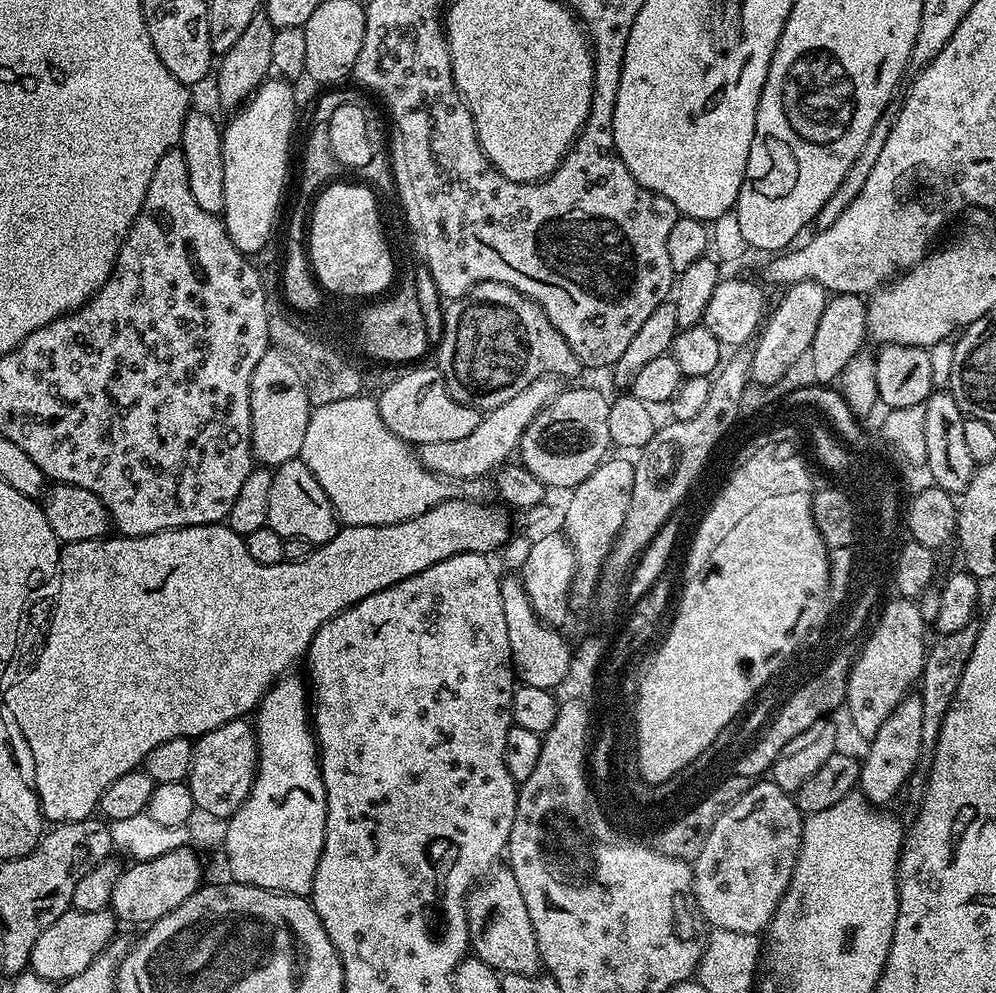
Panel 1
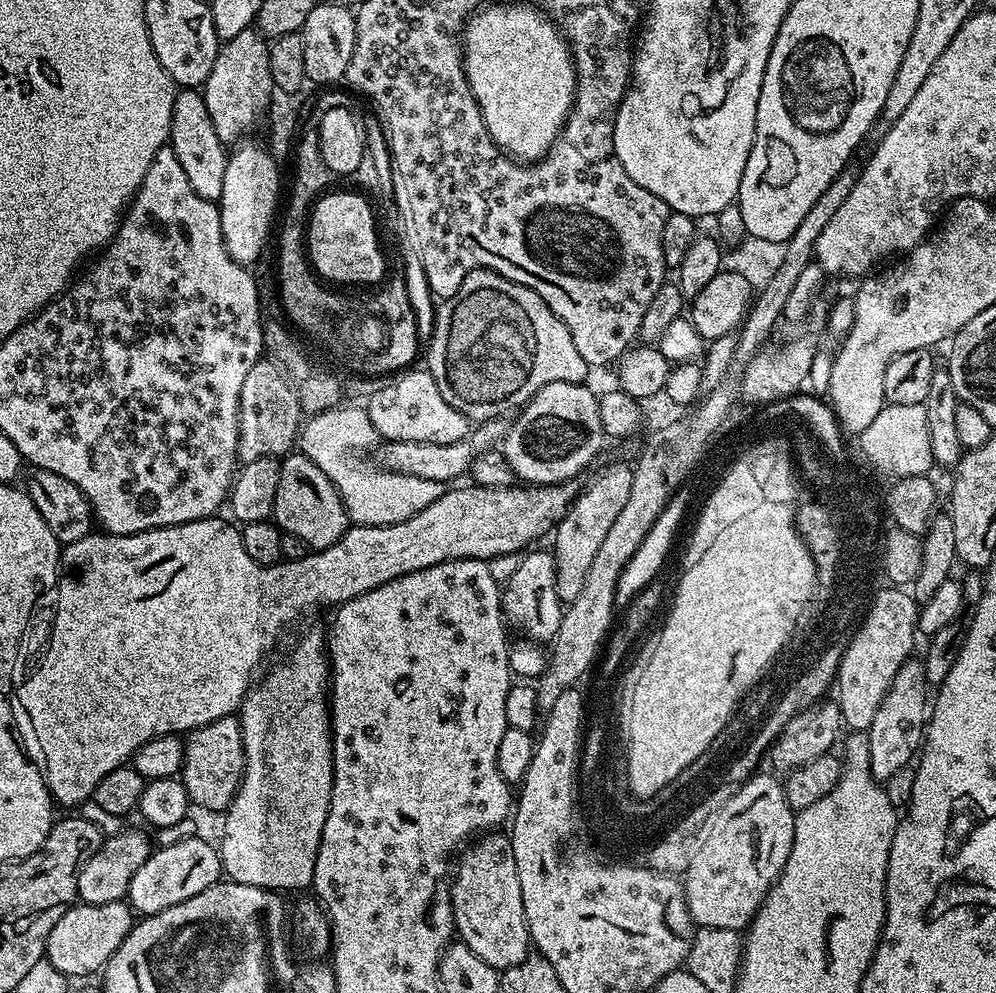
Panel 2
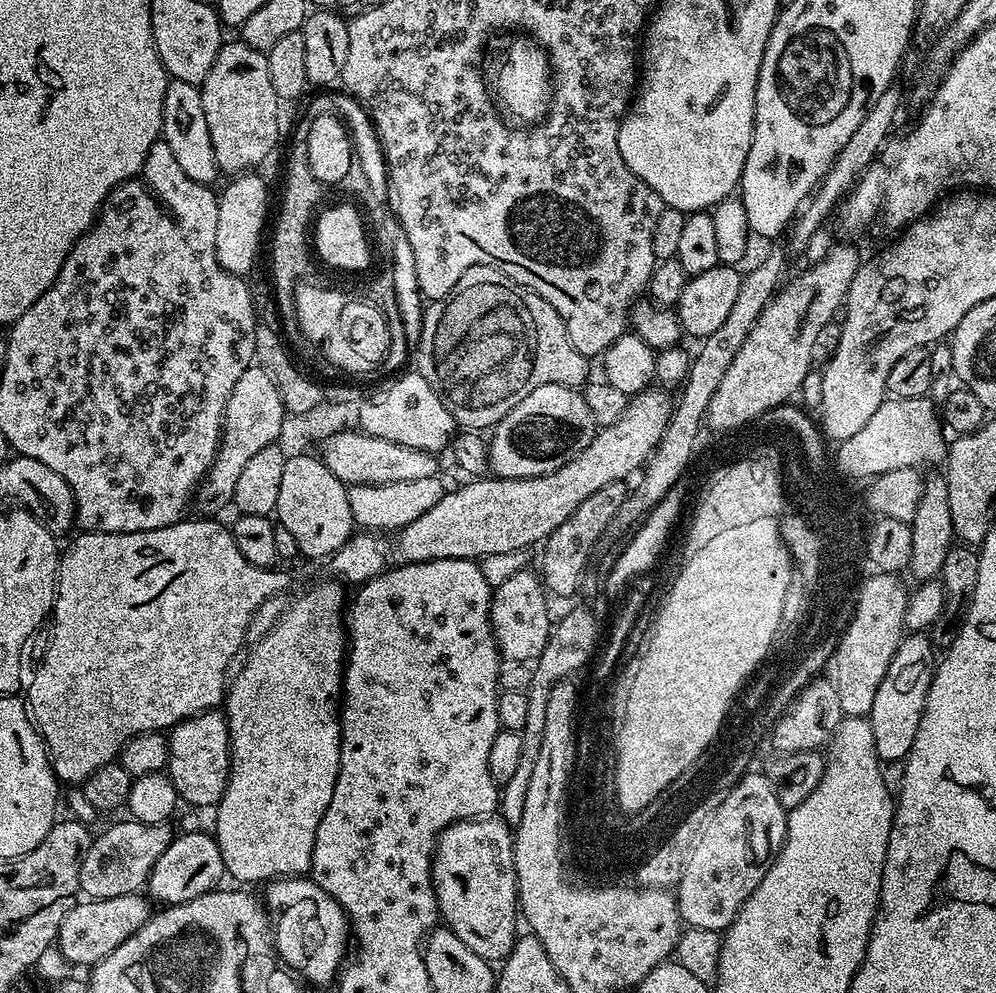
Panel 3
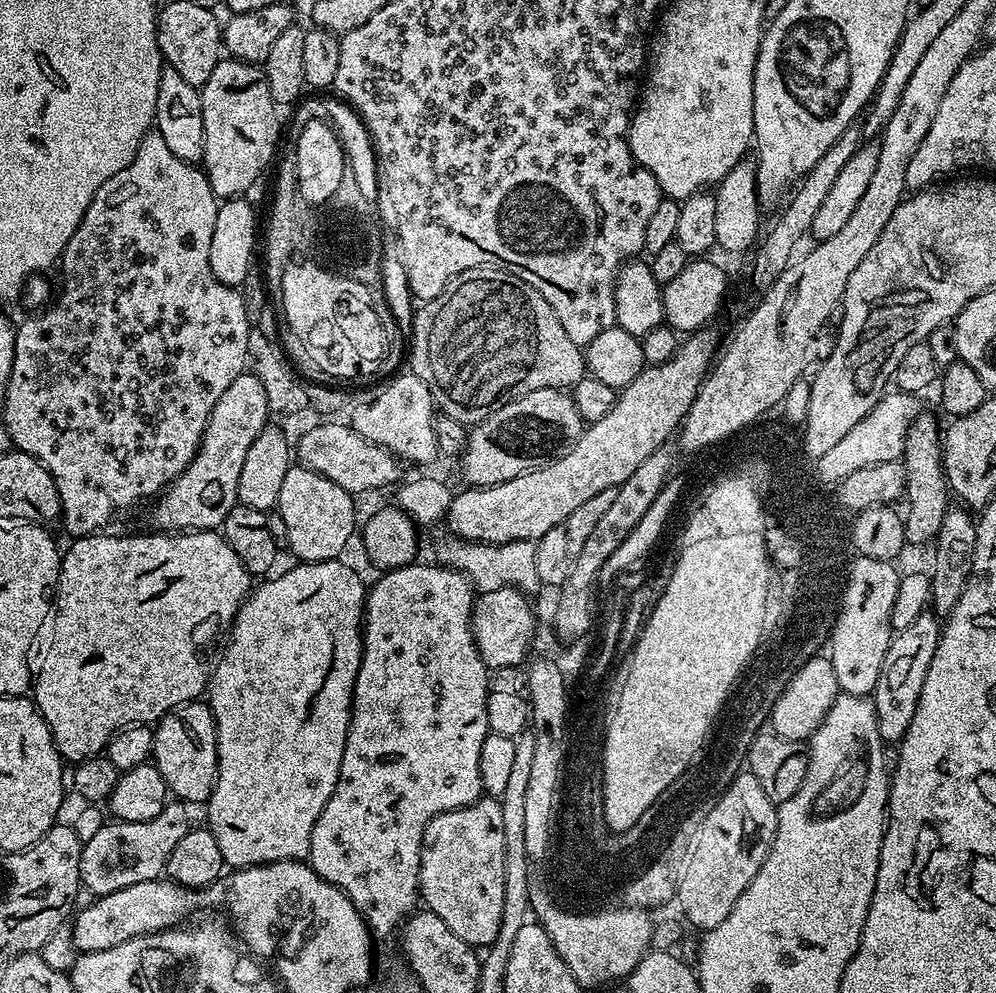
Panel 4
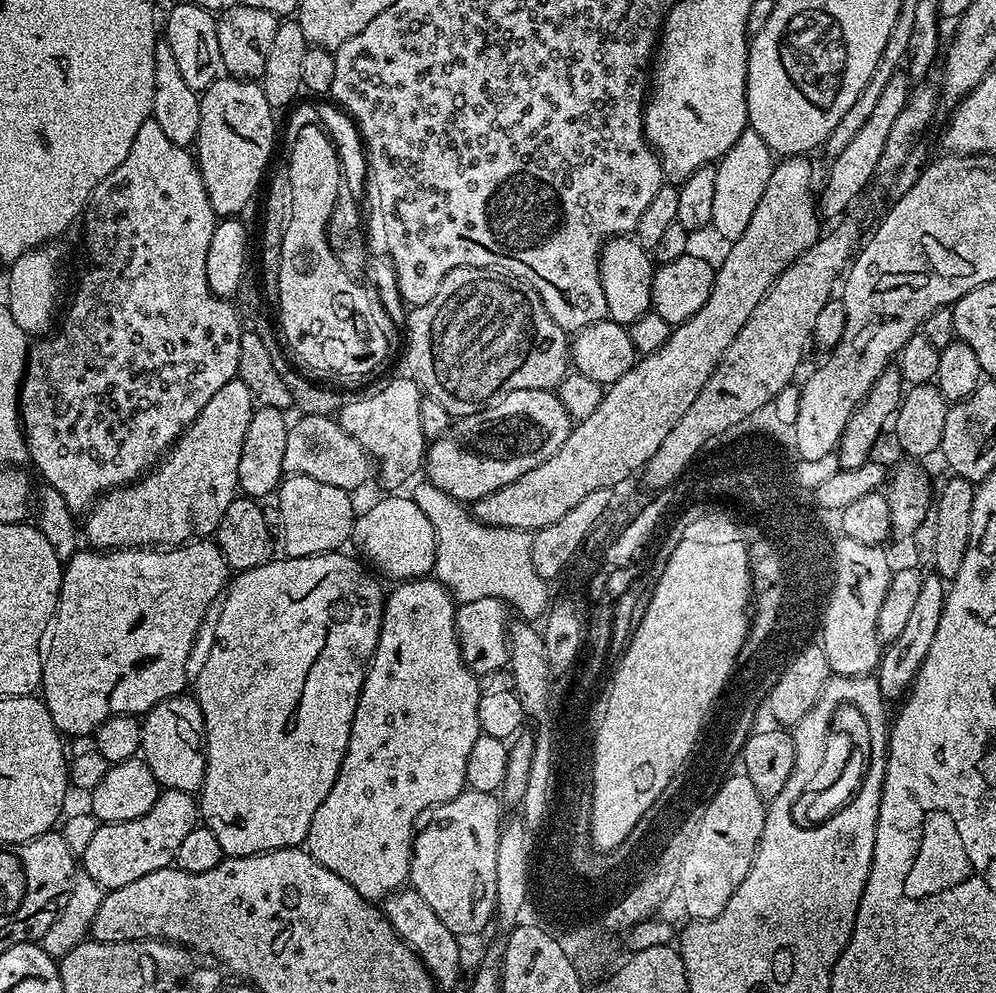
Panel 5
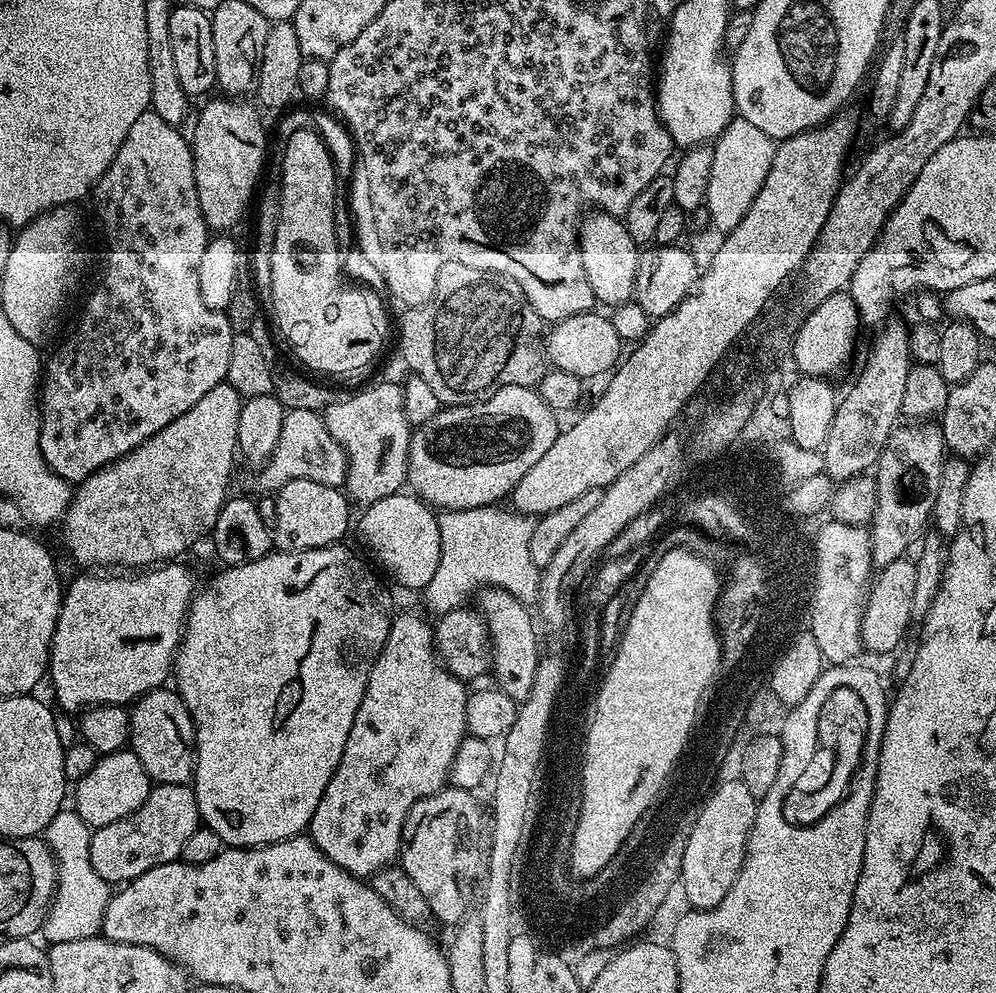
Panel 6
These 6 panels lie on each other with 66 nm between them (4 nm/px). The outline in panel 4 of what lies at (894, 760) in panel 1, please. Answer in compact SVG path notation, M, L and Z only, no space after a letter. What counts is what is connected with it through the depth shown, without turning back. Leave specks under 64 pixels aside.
M926 610L918 614L918 618L914 618L914 622L906 626L906 630L893 635L890 646L886 650L886 658L880 667L876 689L870 693L872 705L876 707L878 734L885 745L899 745L910 726L910 718L922 694L922 682L926 682L926 670L930 670L934 650L938 650L941 627L942 620L932 610Z

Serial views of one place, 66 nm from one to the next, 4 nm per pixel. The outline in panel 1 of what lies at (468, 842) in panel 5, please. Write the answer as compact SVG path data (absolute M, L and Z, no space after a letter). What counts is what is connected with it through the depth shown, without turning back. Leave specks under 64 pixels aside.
M500 866L491 873L492 884L481 883L472 889L466 901L468 915L468 939L474 955L486 962L497 973L513 972L535 976L541 971L540 951L526 910L526 901L511 868Z

